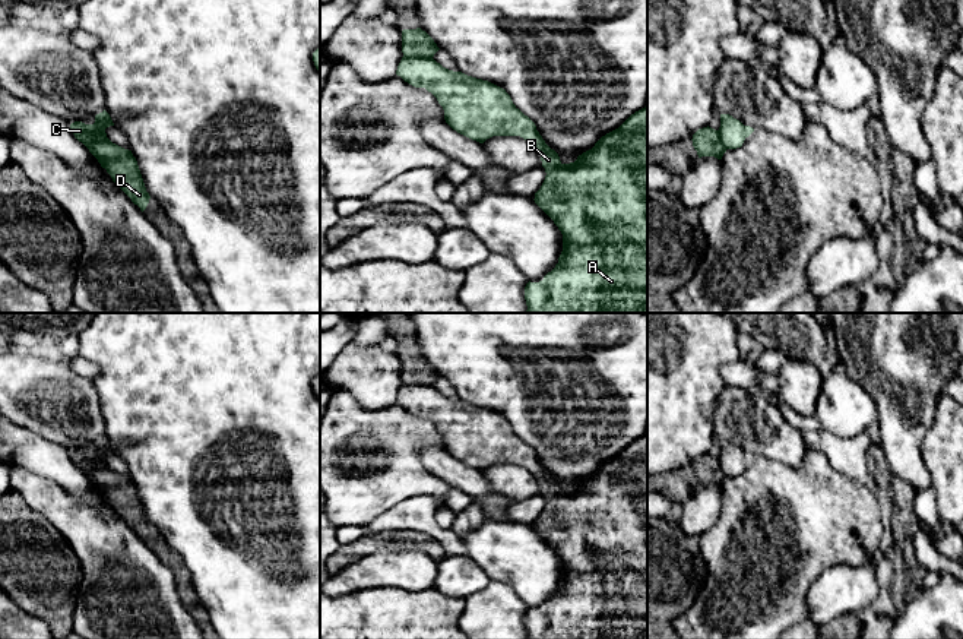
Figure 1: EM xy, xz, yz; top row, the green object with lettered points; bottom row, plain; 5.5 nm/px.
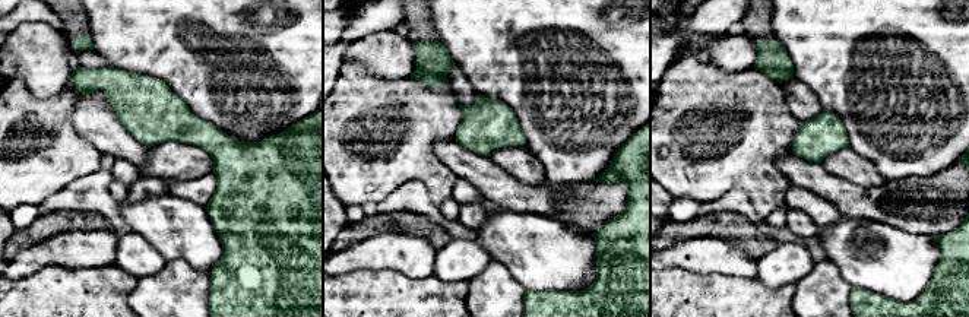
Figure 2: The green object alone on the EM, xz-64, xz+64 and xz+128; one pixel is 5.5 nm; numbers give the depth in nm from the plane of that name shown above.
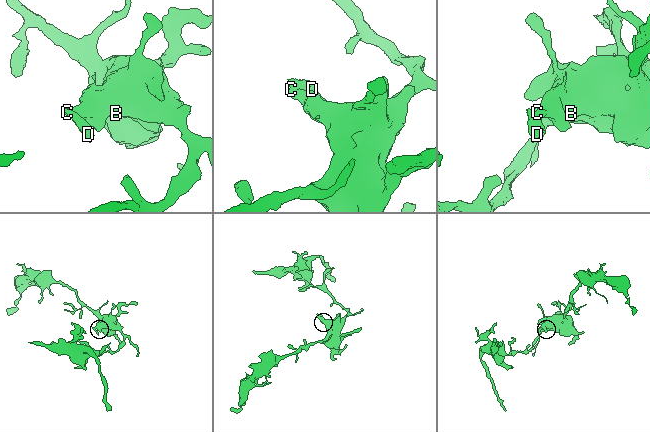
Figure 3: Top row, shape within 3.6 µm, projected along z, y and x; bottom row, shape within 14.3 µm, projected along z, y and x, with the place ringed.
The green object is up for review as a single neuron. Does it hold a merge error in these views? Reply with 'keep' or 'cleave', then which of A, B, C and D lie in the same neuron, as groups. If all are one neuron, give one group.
cleave; A B C / D

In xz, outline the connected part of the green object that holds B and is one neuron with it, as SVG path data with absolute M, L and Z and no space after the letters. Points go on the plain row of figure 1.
M403 383L396 402L431 420L457 461L479 471L492 464L520 464L541 481L547 503L533 528L561 559L563 579L542 608L526 611L526 639L647 639L647 433L574 490L563 491L506 417L449 398L434 386Z

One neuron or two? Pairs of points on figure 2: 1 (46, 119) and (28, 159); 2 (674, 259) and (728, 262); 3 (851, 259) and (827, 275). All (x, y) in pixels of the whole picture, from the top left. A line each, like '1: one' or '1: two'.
1: one
2: one
3: two

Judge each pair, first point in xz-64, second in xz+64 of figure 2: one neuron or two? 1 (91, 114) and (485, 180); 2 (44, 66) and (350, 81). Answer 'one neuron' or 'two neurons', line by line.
1: one neuron
2: two neurons

